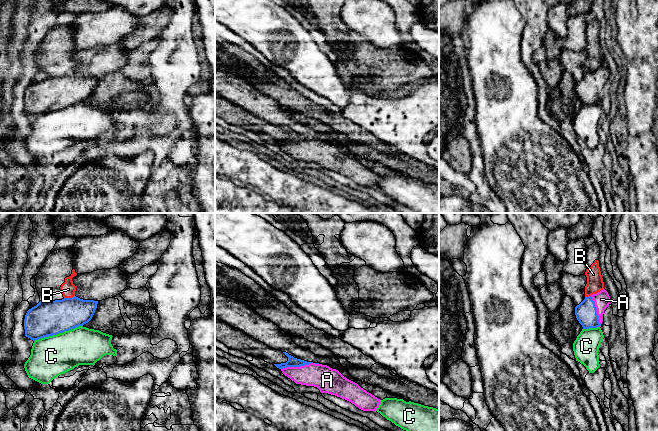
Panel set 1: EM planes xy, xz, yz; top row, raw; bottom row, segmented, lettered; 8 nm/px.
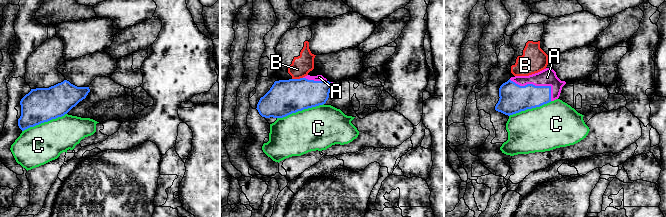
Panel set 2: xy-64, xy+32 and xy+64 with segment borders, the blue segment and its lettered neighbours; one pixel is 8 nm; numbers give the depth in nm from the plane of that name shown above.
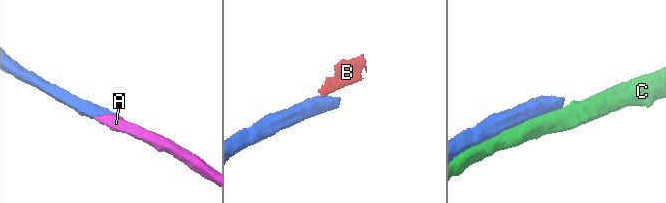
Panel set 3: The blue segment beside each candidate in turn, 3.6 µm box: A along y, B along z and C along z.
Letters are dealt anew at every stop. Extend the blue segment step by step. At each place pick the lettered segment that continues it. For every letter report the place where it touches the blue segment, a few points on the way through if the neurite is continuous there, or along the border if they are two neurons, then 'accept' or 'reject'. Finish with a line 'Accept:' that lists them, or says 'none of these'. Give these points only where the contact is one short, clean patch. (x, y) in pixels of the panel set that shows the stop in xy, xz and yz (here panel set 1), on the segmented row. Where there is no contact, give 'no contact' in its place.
A: xz (296, 366) | across xz (292, 362), (296, 366), (304, 373), (323, 377) | accept
B: xy (69, 298) | along xy (74, 295), (64, 298) | reject
C: xy (58, 333) | reject
Accept: A

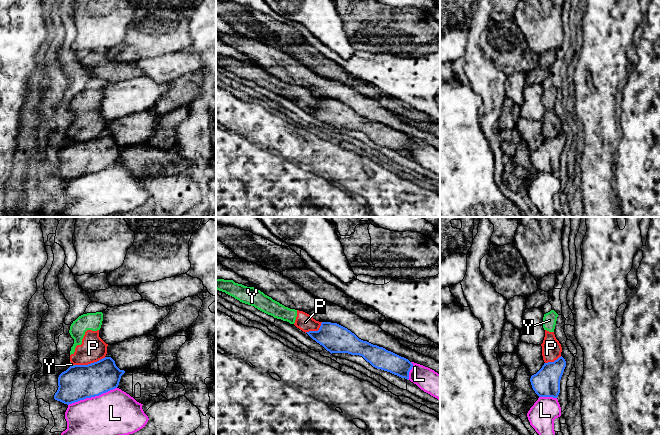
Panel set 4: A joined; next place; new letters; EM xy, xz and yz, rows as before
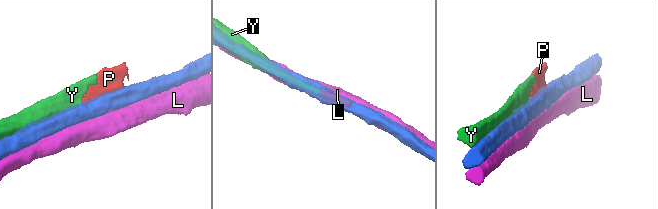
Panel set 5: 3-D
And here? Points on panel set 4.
L: xy (92, 396) | reject
P: xy (89, 364) | reject
Y: xy (72, 366) | reject
Accept: none of these

